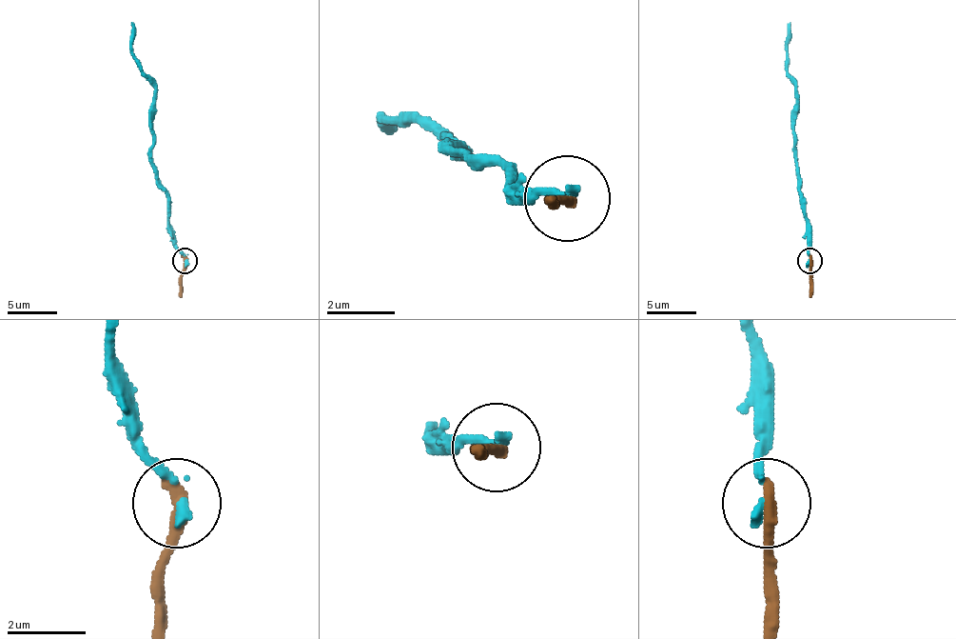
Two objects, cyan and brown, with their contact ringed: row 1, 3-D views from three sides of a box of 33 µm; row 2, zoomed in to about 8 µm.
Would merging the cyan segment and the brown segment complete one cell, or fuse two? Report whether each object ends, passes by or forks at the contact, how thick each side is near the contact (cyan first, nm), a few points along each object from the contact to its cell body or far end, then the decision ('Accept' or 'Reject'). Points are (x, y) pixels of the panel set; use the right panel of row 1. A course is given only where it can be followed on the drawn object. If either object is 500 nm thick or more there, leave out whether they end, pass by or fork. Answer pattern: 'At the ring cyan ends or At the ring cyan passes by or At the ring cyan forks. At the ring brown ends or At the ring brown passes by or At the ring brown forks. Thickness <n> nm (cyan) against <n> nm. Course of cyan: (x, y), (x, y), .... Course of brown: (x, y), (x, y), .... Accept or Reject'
At the ring cyan ends. At the ring brown ends. Thickness 220 nm (cyan) against 420 nm. Course of cyan: (809, 261), (809, 227), (804, 196), (799, 191), (797, 84), (787, 71), (790, 22). Course of brown: (809, 261), (809, 296). Accept

